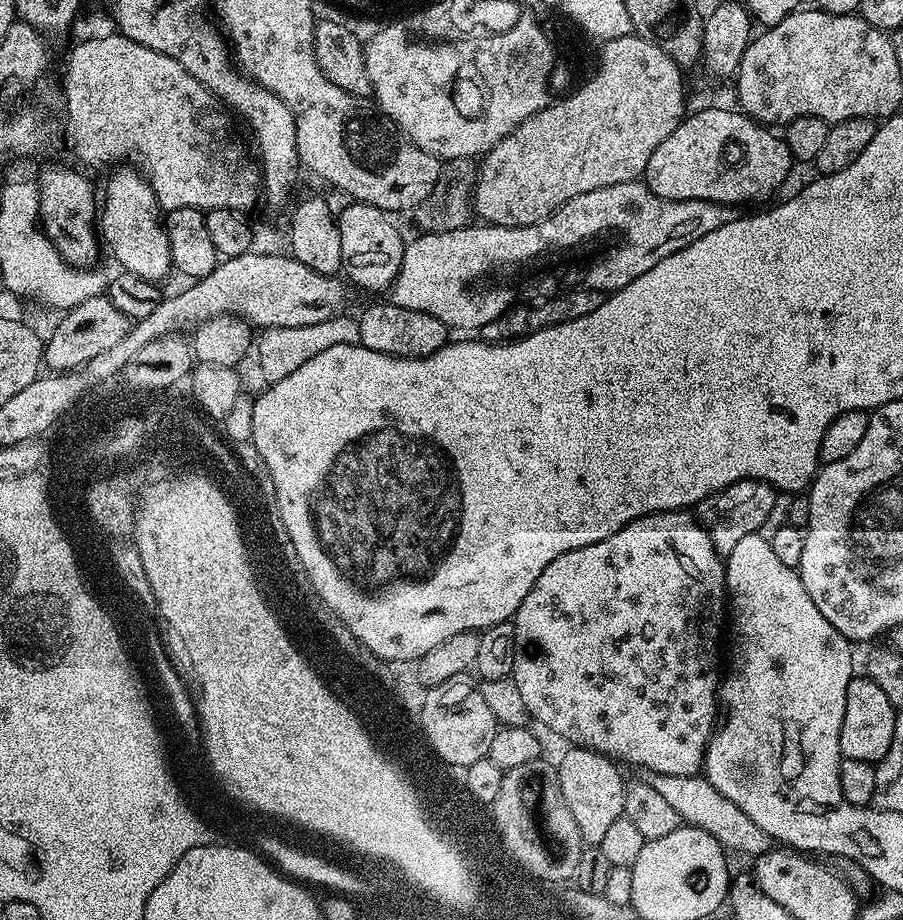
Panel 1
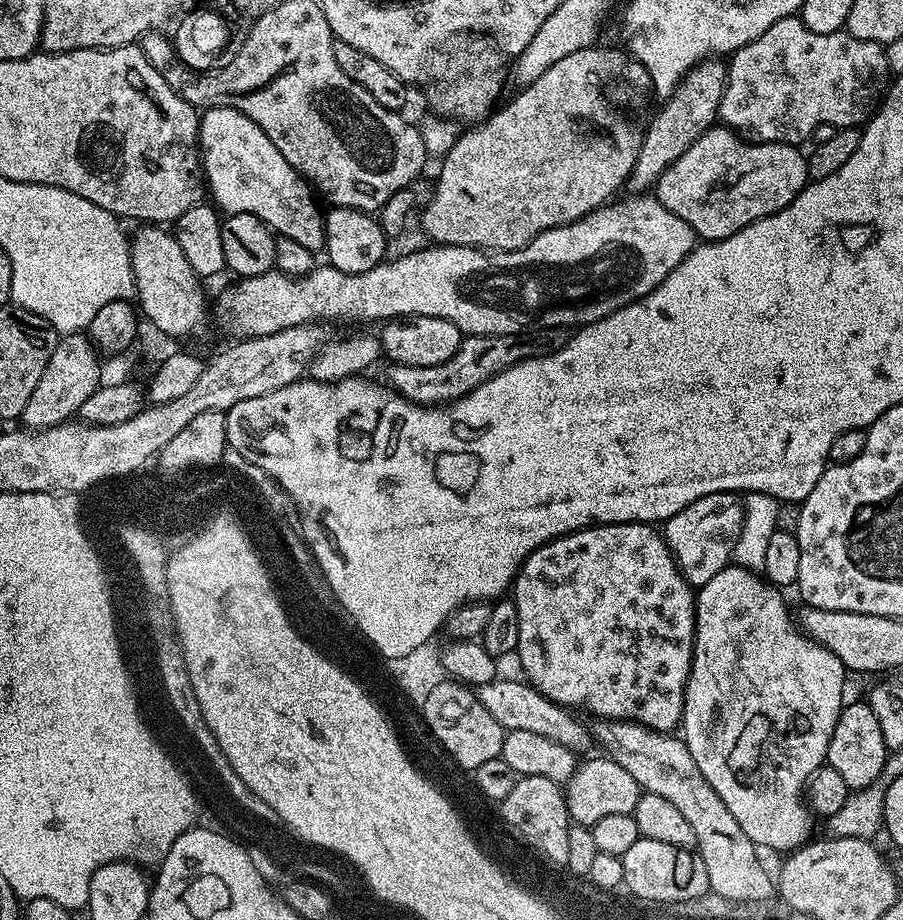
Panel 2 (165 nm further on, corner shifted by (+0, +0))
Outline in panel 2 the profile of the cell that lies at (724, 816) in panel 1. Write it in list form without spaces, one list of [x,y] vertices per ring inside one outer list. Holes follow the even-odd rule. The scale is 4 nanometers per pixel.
[[[497,678],[490,683],[481,685],[478,690],[480,701],[490,711],[496,721],[507,731],[529,730],[534,734],[550,738],[562,746],[566,746],[571,752],[583,754],[588,747],[593,747],[594,741],[587,723],[582,724],[569,709],[563,705],[556,704],[541,694],[527,681],[503,680]]]

